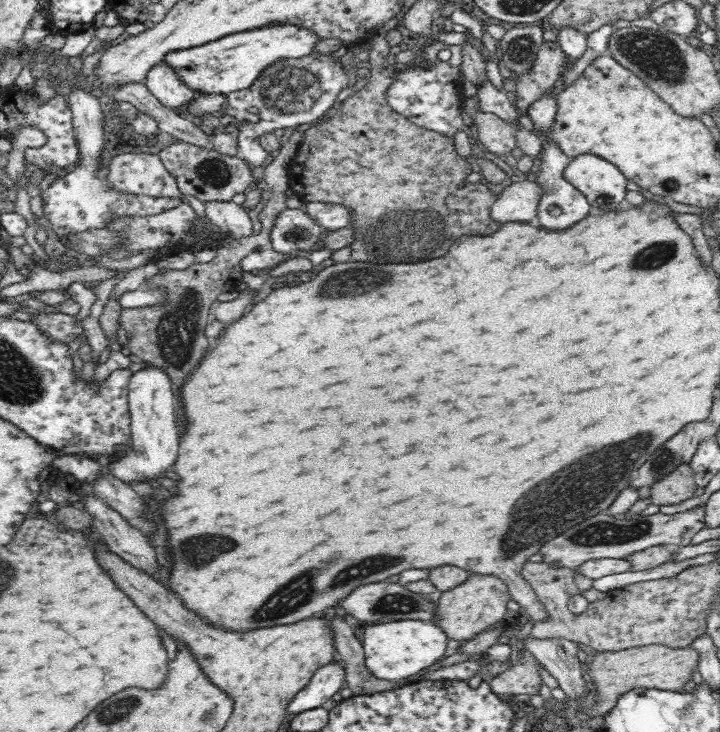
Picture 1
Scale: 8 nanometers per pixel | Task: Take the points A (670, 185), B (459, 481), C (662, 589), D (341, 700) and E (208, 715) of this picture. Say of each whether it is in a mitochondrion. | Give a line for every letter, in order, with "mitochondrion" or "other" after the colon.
A: mitochondrion
B: other
C: other
D: other
E: mitochondrion

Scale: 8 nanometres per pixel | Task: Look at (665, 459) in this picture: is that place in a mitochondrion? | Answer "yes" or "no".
yes

